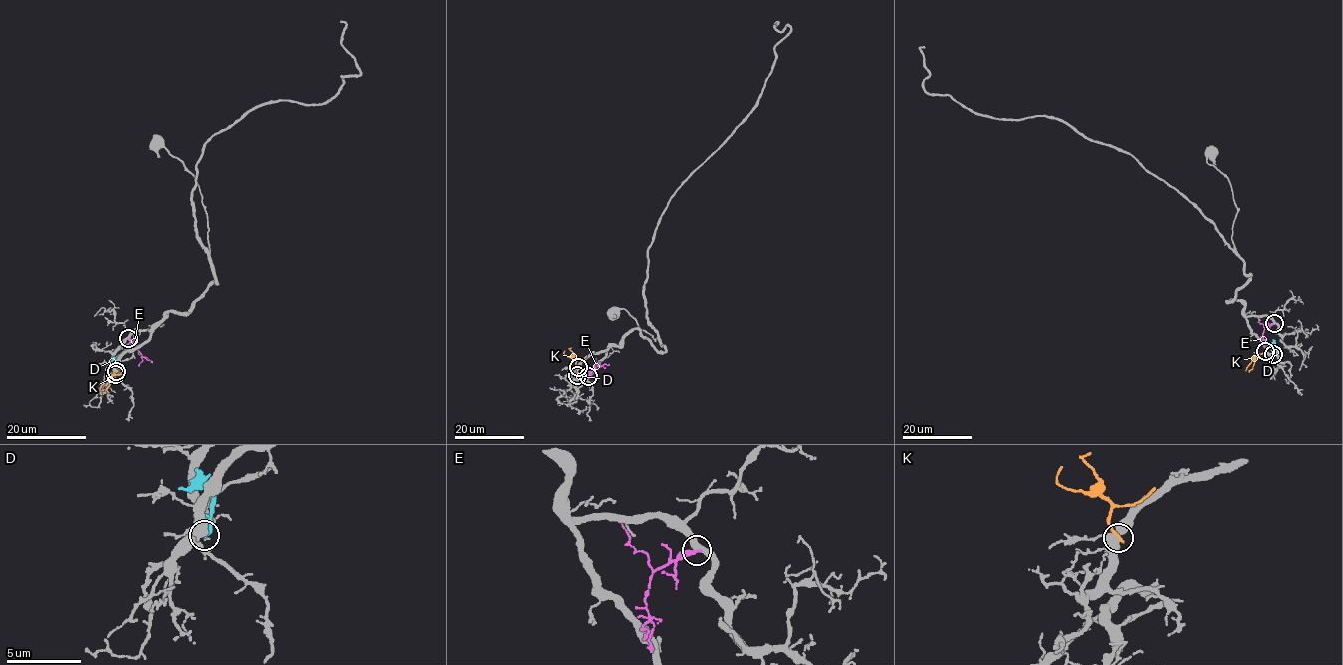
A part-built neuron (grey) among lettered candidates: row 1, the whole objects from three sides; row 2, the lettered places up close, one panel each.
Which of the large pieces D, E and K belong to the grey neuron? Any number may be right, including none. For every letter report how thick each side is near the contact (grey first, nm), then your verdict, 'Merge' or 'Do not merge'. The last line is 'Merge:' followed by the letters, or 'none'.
D: Thickness 460 nm (grey) against 280 nm. Do not merge
E: Thickness 440 nm (grey) against 360 nm. Do not merge
K: Thickness 550 nm (grey) against 200 nm. Do not merge
Merge: none

